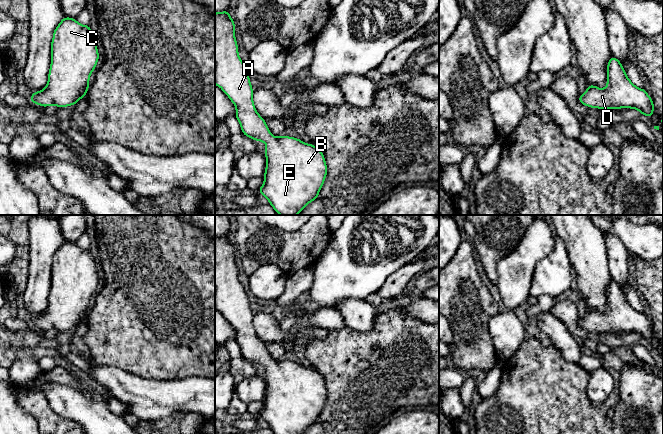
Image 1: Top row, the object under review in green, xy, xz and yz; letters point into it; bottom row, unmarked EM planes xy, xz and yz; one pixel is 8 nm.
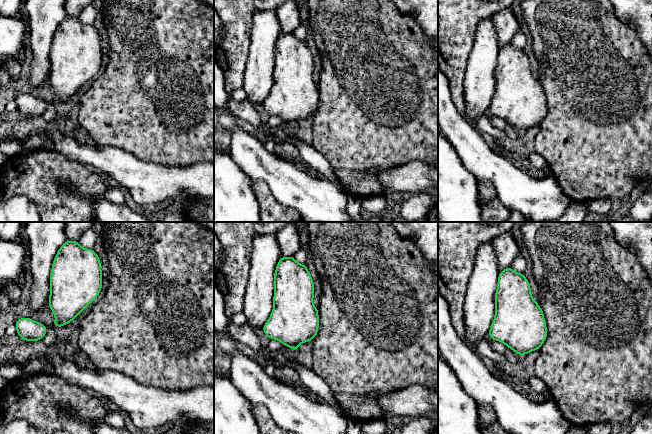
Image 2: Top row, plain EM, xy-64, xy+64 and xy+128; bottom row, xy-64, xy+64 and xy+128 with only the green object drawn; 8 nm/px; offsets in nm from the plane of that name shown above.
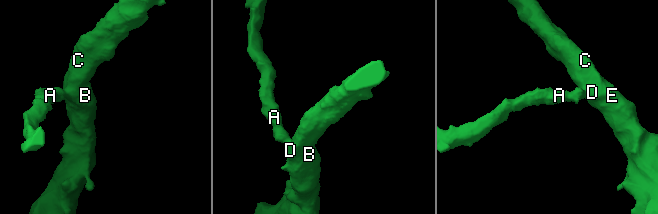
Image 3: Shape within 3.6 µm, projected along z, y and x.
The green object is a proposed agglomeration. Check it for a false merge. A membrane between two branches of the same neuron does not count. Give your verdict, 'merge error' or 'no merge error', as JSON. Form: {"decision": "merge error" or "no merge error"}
{"decision": "no merge error"}

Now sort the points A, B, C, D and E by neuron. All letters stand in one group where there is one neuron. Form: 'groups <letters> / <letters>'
groups A B C D E

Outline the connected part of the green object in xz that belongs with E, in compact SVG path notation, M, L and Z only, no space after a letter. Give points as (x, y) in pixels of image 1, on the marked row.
M228 10L215 13L215 84L235 105L235 117L240 123L242 133L253 141L266 144L264 184L258 193L266 197L280 215L297 215L311 201L318 199L318 193L327 176L325 157L318 147L304 143L299 138L272 136L265 119L256 111L249 75L238 54L234 25L235 21L230 17Z

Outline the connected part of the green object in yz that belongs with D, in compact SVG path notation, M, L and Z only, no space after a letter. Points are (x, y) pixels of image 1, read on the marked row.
M612 56L607 64L607 86L600 89L588 85L586 92L579 95L582 105L598 109L637 109L649 118L654 112L653 99L645 89L635 86L625 73L620 61Z

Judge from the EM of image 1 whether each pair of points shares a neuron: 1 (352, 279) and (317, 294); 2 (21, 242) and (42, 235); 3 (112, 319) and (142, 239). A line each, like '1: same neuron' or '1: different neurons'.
1: same neuron
2: different neurons
3: same neuron

